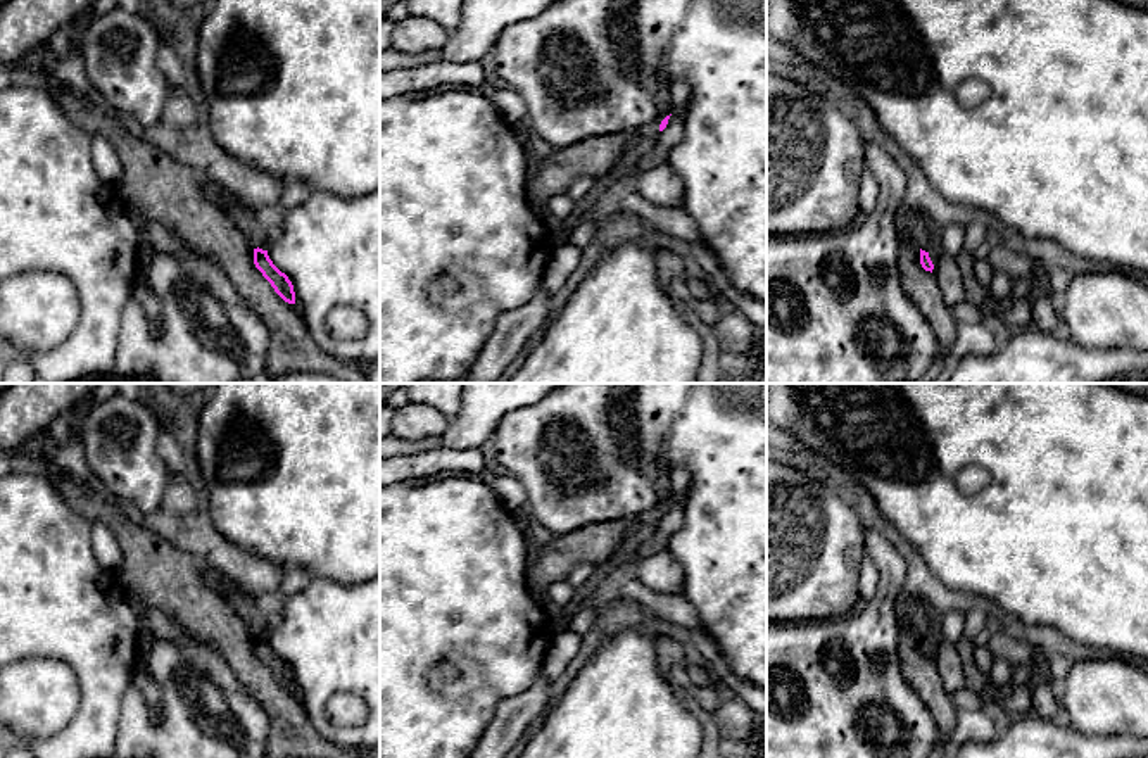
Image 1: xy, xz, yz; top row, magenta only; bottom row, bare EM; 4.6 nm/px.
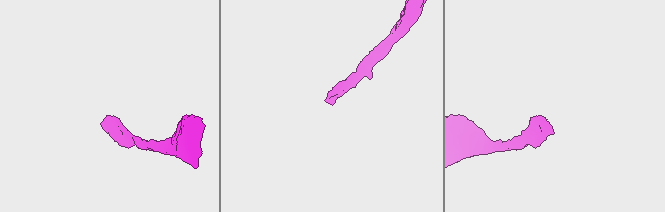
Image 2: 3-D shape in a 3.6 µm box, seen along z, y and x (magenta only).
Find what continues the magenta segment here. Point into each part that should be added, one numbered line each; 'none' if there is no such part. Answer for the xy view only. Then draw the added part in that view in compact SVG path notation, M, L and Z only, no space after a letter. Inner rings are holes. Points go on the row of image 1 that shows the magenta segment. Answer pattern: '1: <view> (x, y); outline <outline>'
1: xy (244, 220); outline M218 193L216 197L228 218L243 233L249 245L252 249L261 247L264 242L264 230L259 226L255 214L228 195Z

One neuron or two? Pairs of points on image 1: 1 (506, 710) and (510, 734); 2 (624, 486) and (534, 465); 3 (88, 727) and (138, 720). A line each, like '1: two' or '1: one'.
1: one
2: one
3: two

